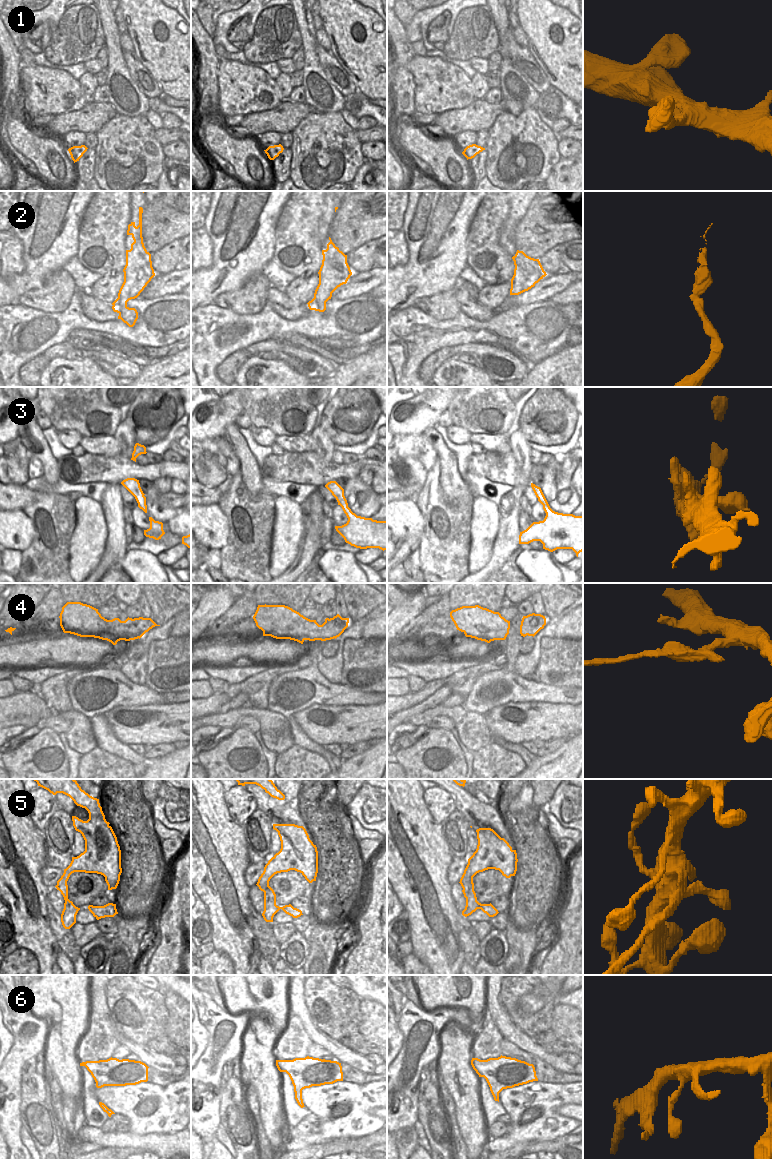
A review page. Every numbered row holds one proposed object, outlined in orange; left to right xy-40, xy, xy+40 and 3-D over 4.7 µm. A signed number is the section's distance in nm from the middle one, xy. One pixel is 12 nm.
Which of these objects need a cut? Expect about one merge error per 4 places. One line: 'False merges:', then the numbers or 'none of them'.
False merges: 4, 5

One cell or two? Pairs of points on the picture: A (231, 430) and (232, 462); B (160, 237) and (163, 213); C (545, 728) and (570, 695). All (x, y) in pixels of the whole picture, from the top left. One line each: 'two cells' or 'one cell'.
A: two cells
B: one cell
C: two cells

